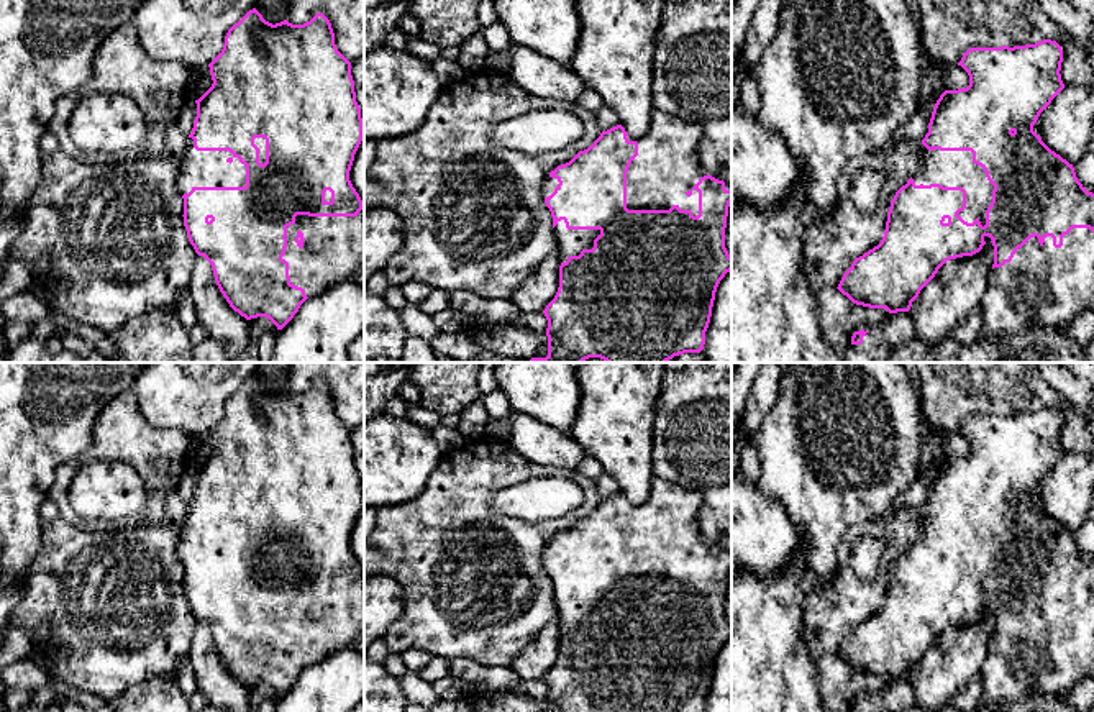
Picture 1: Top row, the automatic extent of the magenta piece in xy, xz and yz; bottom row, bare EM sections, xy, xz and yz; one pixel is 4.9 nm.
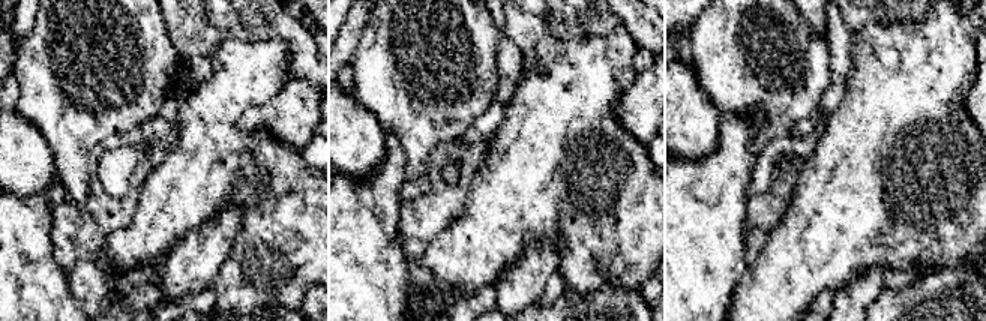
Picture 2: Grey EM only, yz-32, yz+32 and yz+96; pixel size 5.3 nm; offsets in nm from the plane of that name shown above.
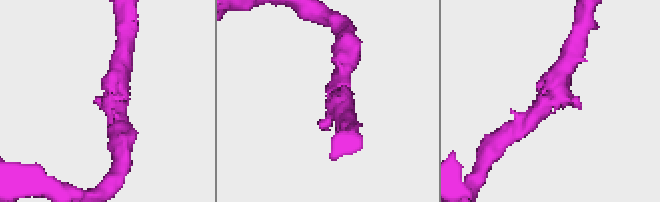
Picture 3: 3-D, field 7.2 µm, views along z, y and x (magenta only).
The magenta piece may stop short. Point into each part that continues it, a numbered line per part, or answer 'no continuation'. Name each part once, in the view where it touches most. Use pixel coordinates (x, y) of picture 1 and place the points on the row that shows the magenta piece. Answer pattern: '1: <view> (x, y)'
1: yz (947, 168)

